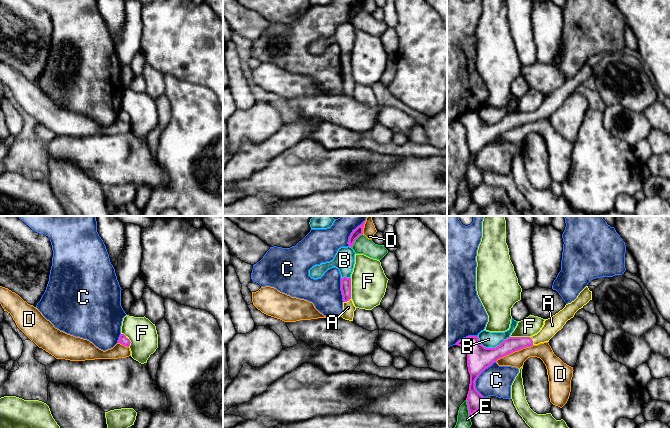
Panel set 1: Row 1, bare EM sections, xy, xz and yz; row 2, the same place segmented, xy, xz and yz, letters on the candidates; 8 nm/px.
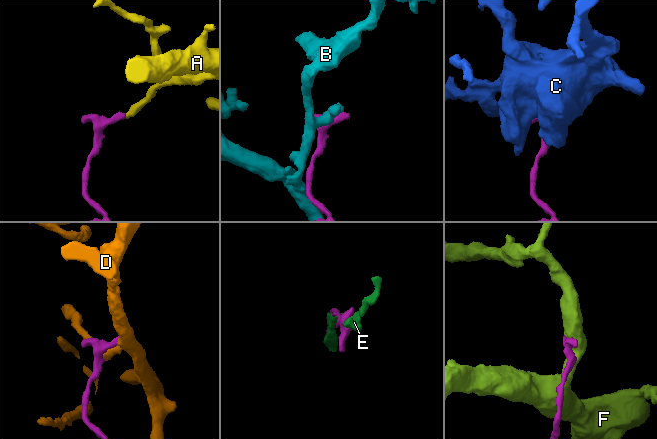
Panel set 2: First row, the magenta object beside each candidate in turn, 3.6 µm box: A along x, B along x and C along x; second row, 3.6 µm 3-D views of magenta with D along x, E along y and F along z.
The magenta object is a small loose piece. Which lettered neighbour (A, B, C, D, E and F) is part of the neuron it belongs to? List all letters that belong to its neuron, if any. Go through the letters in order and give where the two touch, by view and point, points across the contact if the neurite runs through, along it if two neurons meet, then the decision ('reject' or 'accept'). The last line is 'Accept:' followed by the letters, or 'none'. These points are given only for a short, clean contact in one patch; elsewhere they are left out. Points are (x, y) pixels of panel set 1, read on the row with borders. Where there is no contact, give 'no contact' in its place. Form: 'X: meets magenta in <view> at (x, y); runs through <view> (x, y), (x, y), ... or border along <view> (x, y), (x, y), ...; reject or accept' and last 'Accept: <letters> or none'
A: meets magenta in yz at (532, 341); accept
B: meets magenta in yz at (492, 348); reject
C: meets magenta in yz at (476, 378); reject
D: meets magenta in yz at (514, 351); reject
E: meets magenta in yz at (468, 409); reject
F: meets magenta in xz at (350, 288); border along xz (350, 278), (351, 298); reject
Accept: A

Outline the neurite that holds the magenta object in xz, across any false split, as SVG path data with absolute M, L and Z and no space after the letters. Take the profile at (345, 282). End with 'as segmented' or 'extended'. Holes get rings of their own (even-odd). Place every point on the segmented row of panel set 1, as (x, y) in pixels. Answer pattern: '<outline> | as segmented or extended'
M341 278L341 291L343 295L343 313L342 318L345 320L353 321L354 311L356 307L351 299L351 278Z | extended

